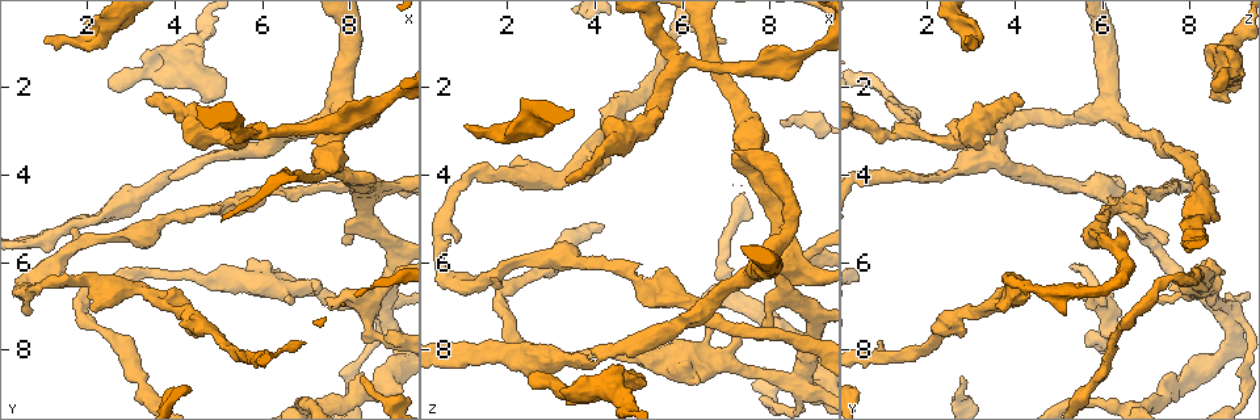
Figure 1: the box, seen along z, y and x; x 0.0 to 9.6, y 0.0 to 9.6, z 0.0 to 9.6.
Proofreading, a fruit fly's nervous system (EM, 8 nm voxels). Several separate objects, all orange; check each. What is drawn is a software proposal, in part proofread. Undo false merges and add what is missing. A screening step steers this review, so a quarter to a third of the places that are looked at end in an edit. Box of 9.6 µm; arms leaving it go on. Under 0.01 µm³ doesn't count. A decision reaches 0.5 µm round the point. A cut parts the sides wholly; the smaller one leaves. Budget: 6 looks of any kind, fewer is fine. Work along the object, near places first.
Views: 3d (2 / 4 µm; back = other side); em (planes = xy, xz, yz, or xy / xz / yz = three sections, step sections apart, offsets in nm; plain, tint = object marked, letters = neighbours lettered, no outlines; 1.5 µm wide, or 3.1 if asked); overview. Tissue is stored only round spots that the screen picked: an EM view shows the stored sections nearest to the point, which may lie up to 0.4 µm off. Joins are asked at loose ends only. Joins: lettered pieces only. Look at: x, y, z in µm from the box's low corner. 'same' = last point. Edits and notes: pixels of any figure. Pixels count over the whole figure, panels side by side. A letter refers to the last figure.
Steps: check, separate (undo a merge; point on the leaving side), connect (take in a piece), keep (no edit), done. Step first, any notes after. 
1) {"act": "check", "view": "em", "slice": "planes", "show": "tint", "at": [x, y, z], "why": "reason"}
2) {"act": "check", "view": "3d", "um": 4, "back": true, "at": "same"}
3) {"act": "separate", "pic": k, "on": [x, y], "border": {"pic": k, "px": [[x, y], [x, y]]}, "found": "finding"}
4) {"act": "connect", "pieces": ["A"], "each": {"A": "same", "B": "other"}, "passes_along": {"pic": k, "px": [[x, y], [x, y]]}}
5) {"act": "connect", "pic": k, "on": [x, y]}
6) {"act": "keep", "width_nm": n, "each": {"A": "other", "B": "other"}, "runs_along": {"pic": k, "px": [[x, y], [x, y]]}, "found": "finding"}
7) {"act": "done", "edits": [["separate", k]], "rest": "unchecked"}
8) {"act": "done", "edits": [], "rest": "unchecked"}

{"act": "check", "view": "3d", "um": 4, "at": [3.45, 4.35, 8.30], "why": "thick turns thin"}

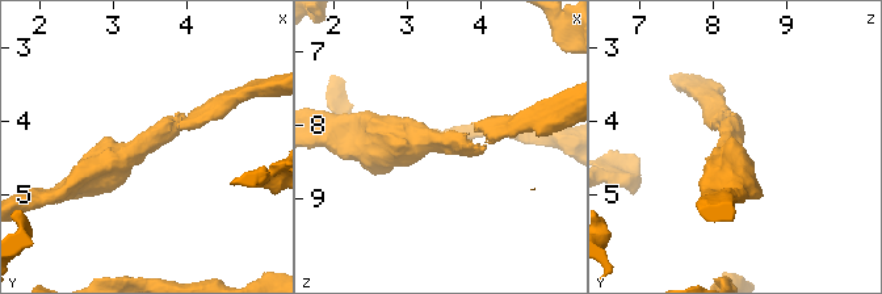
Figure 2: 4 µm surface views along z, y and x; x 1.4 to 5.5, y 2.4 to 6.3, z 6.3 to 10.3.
{"act": "check", "view": "em", "slice": "xz", "step": 4, "show": "letters", "at": [3.50, 4.30, 8.20], "arm_widths_nm": [220, 480]}

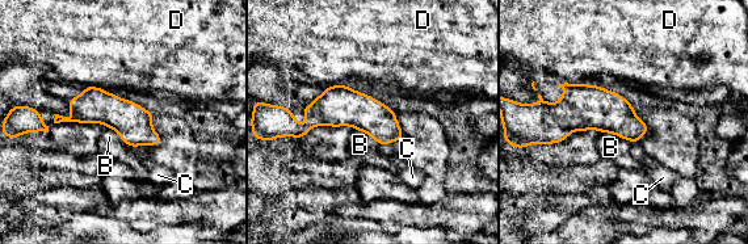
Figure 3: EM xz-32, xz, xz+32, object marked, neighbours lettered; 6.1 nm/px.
{"act": "keep", "width_nm": 220, "each": {"B": "other", "C": "other", "D": "other"}, "runs_along": {"pic": 3, "px": [[58, 118], [121, 114], [158, 139]]}, "found": "continuous, no second cell"}

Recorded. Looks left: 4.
{"act": "check", "view": "3d", "um": 2, "back": true, "at": [1.05, 0.95, 2.85], "why": "branch stops here"}

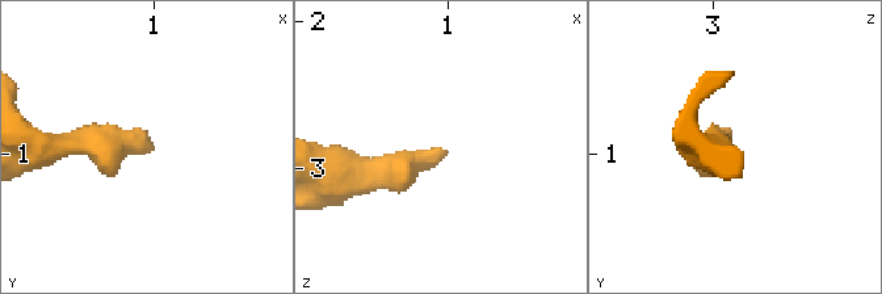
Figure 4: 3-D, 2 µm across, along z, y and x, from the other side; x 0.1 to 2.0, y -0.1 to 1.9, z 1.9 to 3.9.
{"act": "check", "view": "em", "slice": "xy", "step": 4, "show": "tint", "at": [1.04, 1.00, 2.84], "why": "shape alone is not enough"}

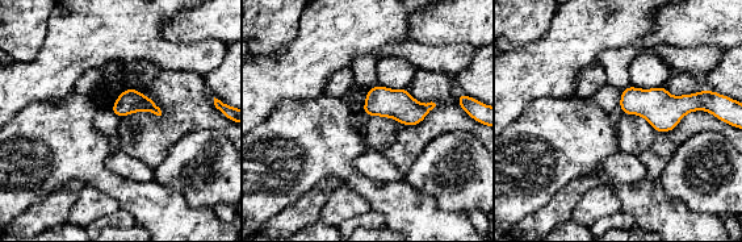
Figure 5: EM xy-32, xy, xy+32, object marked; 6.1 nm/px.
{"act": "check", "view": "em", "slice": "planes", "show": "letters", "at": "same", "why": "cut it another way"}

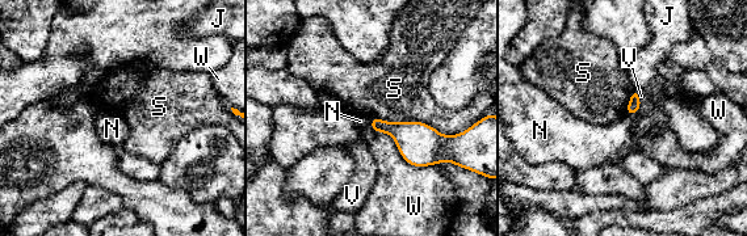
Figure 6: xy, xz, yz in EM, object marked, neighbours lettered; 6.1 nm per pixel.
{"act": "keep", "each": {"J": "other", "N": "other", "S": "other", "V": "other", "W": "other"}, "border": {"pic": 6, "px": [[372, 117], [461, 133]]}, "found": "no lettered piece goes on from it"}

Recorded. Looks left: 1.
{"act": "check", "view": "em", "slice": "planes", "show": "letters", "at": [7.90, 2.30, 1.10]}

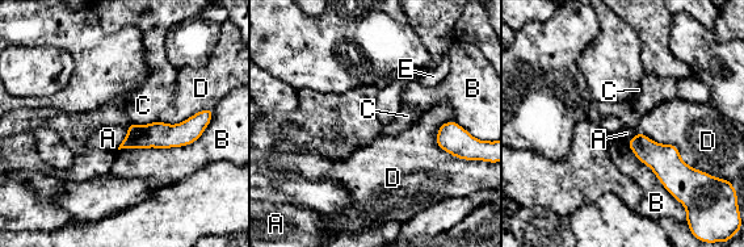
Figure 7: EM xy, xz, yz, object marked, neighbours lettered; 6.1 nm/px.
{"act": "keep", "each": {"A": "other", "B": "other", "C": "other", "D": "other", "E": "other"}, "border": {"pic": 7, "px": [[127, 128], [127, 134], [117, 149]]}, "found": "none of them fits"}

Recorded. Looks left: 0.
{"act": "done", "edits": [], "rest": "unchecked"}

